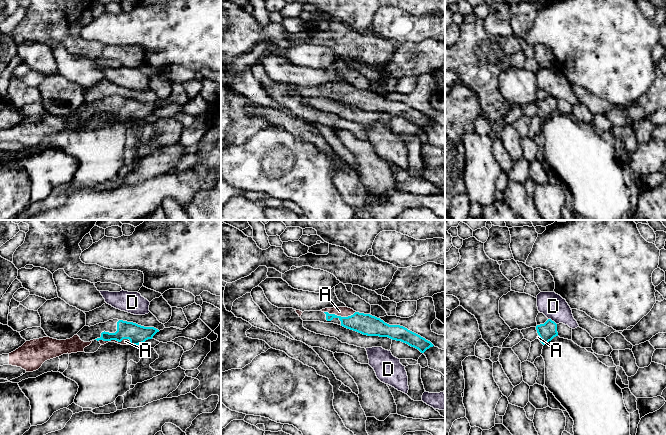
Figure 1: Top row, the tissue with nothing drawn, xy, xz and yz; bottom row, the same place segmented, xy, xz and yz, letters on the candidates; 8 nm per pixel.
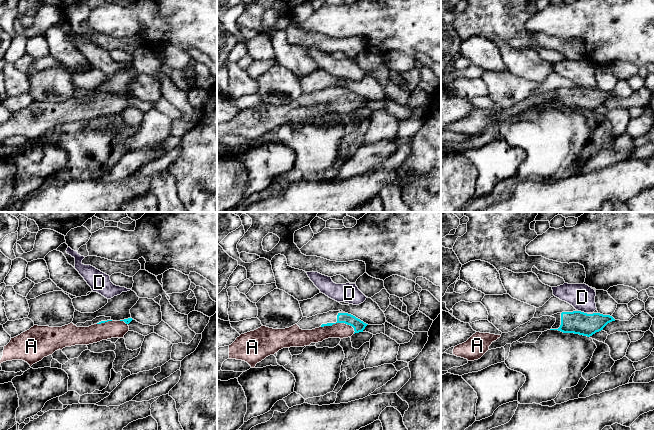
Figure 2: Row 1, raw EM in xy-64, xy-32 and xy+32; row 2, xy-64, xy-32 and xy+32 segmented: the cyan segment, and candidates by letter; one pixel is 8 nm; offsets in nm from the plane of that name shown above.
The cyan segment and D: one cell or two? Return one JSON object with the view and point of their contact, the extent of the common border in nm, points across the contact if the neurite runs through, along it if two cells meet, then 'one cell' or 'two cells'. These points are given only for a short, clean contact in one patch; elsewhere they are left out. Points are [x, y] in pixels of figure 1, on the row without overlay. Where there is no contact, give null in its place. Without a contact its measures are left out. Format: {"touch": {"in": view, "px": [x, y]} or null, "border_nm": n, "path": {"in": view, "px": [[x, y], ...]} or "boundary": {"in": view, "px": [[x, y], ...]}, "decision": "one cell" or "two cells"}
{"touch": {"in": "yz", "px": [551, 96]}, "border_nm": 90, "boundary": {"in": "yz", "px": [[548, 94], [556, 100]]}, "decision": "two cells"}

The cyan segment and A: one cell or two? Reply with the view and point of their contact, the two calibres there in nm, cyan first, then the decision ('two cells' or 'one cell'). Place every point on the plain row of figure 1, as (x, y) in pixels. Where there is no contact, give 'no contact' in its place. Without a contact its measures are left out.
xy (115, 115) | 160/50 nm | one cell

